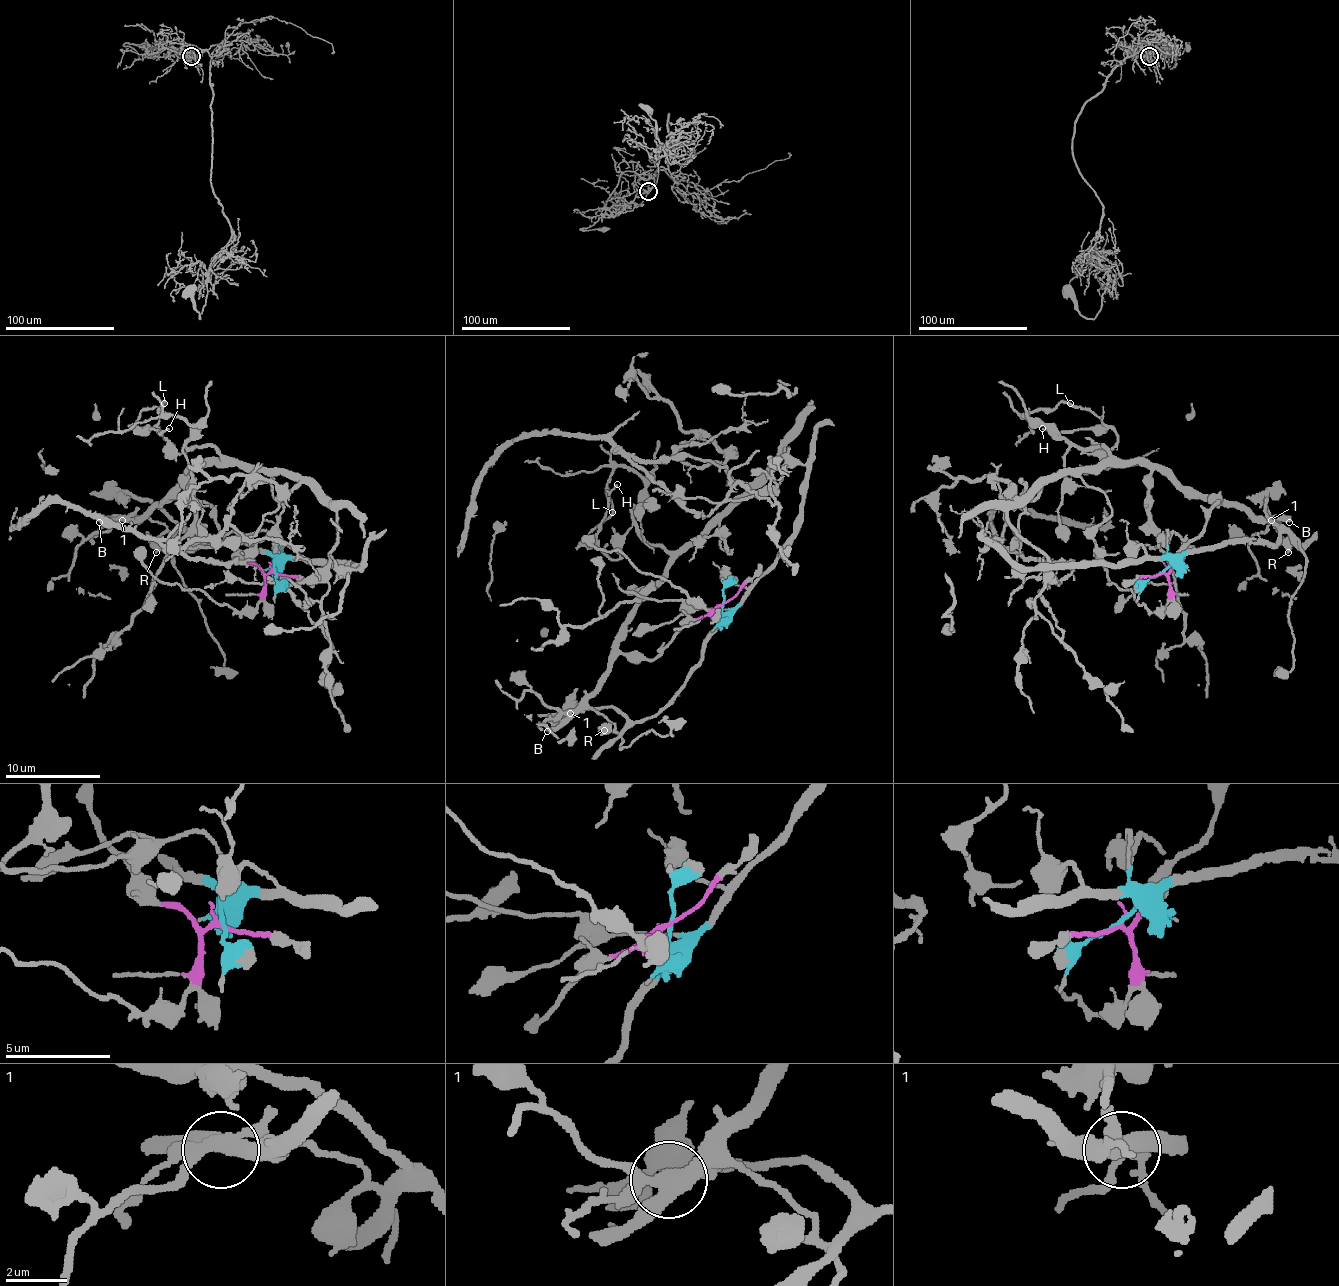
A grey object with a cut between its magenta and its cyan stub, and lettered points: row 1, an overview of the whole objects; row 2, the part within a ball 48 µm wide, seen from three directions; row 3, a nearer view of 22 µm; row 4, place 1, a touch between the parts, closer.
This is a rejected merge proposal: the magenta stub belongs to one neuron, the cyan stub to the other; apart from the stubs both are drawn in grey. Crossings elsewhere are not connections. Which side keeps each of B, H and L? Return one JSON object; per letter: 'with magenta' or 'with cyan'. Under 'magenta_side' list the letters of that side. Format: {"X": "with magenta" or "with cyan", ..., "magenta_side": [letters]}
{"B": "with magenta", "H": "with magenta", "L": "with magenta", "magenta_side": ["B", "H", "L"]}

